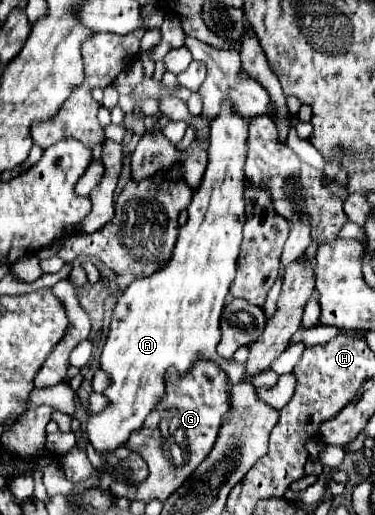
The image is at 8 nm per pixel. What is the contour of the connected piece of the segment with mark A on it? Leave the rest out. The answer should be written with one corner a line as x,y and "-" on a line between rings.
227,98
221,102
219,116
211,120
209,126
209,164
187,206
189,218
179,228
171,258
155,274
131,282
113,310
109,336
101,354
101,370
111,376
111,386
105,390
111,404
87,422
89,442
101,454
119,448
129,434
145,422
147,414
165,392
163,374
169,368
185,372
197,358
207,358
225,370
231,384
239,384
247,376
245,364
219,358
215,346
219,342
219,316
235,278
243,242
243,168
247,158
249,118
237,114
233,100

